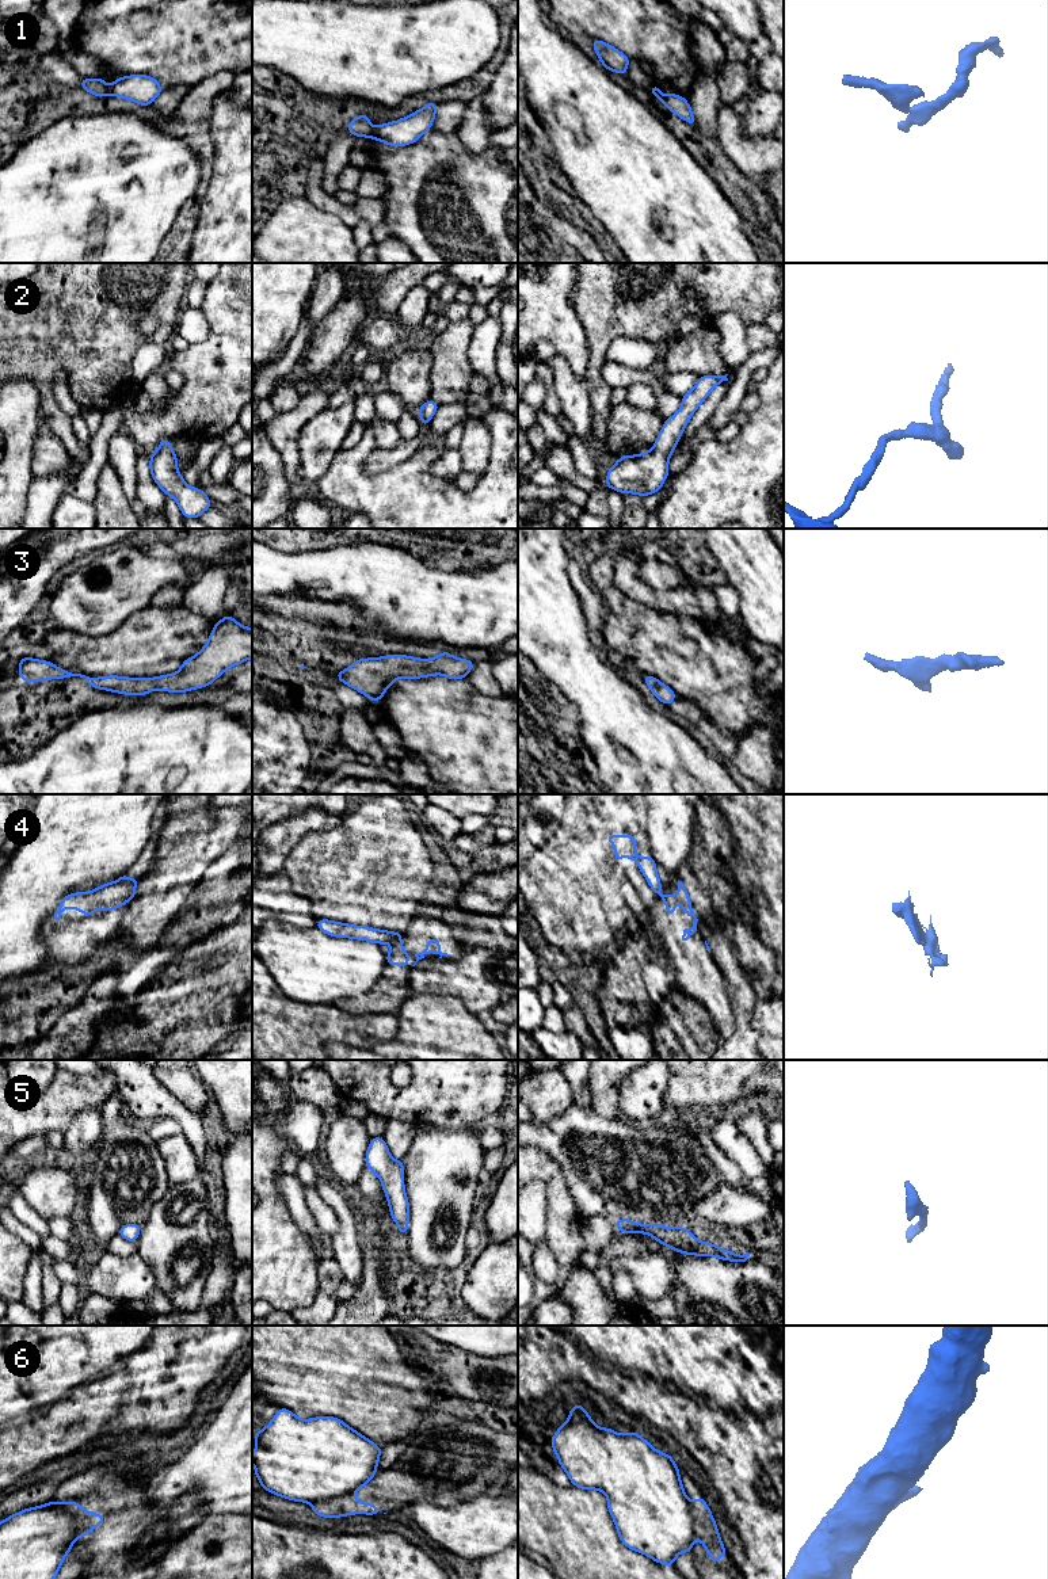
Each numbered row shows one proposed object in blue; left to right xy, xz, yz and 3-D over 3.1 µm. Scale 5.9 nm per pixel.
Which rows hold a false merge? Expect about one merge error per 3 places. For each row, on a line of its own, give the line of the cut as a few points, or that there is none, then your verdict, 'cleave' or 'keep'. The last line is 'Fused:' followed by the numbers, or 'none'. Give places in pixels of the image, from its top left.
1: cut xz (372, 129), (373, 137); cleave
2: cut none; keep
3: cut none; keep
4: cut xz (399, 934), (391, 942); cleave
5: cut none; keep
6: cut xy (53, 1501), (75, 1520), (75, 1530), (80, 1536); cleave
Fused: 1, 4, 6

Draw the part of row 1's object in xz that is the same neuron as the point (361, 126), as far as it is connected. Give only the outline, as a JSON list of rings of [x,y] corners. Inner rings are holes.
[[[365,111],[355,119],[347,123],[347,129],[355,137],[367,137],[373,138],[373,125],[366,117]]]

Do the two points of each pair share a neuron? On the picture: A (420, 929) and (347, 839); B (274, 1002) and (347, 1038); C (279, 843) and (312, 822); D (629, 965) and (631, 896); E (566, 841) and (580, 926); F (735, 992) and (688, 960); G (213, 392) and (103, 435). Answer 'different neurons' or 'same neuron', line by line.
A: same neuron
B: same neuron
C: same neuron
D: different neurons
E: same neuron
F: different neurons
G: different neurons

